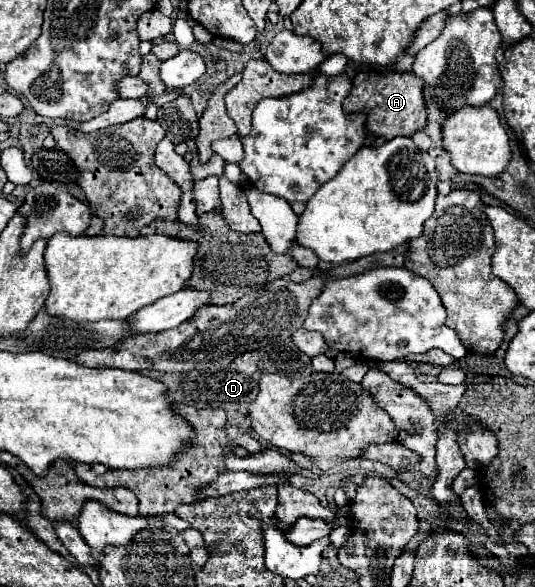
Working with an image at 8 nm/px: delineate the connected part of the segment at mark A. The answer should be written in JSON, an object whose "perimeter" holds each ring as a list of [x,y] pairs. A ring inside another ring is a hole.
{"perimeter":[[[364,68],[352,80],[352,90],[344,98],[346,112],[366,112],[368,132],[392,140],[394,136],[410,136],[426,126],[426,106],[422,94],[424,82],[412,72],[398,72],[396,68],[376,72]]]}

